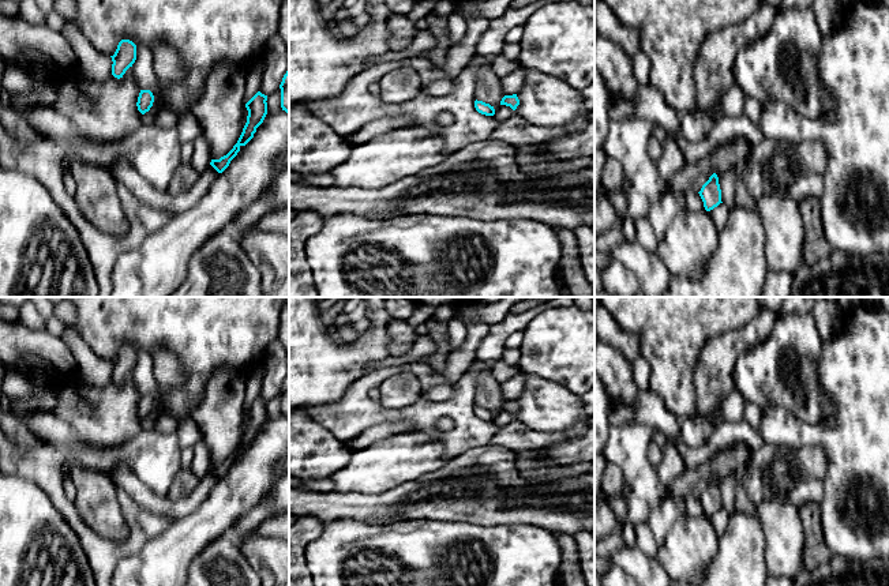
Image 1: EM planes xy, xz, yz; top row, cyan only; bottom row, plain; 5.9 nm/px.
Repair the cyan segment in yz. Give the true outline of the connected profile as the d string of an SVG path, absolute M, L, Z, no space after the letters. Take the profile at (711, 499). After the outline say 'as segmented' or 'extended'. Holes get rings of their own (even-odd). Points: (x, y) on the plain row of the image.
M713 478L709 485L702 491L701 496L698 497L704 512L706 516L713 515L717 512L721 507L721 495L719 489L719 482L716 478Z; as segmented

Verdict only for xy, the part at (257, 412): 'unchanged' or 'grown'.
unchanged

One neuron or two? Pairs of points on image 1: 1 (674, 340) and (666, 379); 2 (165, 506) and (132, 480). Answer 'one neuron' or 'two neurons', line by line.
1: one neuron
2: one neuron

